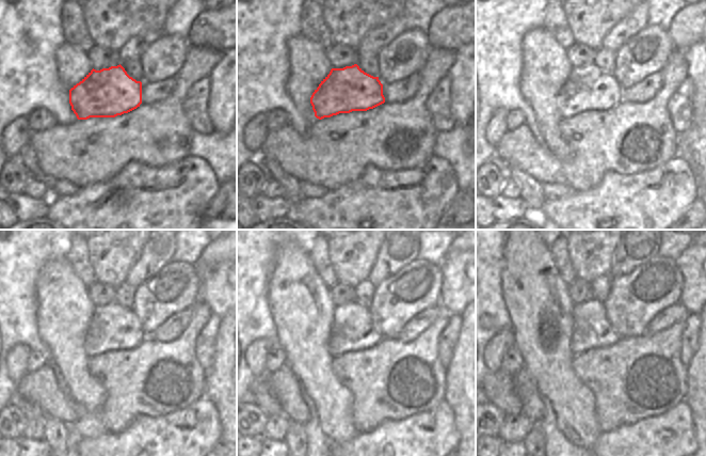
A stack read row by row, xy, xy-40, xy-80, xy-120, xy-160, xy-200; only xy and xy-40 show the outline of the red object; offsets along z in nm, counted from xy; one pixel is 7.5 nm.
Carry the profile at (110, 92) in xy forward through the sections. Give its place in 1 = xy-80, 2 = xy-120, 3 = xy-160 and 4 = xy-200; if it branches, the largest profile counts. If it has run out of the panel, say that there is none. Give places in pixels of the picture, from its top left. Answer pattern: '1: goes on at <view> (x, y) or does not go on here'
1: goes on at xy-80 (588, 88)
2: goes on at xy-120 (113, 327)
3: goes on at xy-160 (352, 329)
4: goes on at xy-200 (591, 328)

